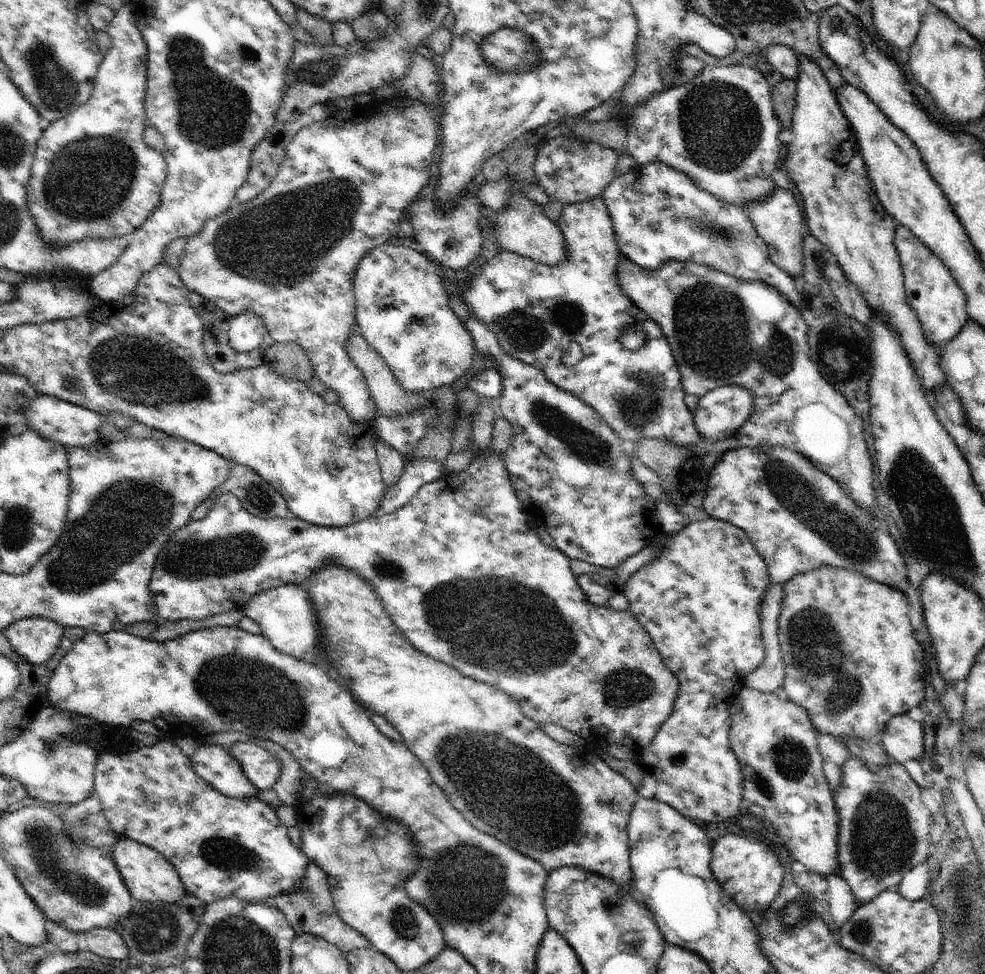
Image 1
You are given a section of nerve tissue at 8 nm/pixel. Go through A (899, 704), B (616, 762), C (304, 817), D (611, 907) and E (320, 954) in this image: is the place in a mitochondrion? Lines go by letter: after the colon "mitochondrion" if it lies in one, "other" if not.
A: other
B: other
C: other
D: mitochondrion
E: other

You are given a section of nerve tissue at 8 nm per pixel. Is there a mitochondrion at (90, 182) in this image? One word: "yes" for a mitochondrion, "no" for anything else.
yes

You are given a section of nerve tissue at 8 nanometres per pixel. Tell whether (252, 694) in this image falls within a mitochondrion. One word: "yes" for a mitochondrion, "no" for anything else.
yes

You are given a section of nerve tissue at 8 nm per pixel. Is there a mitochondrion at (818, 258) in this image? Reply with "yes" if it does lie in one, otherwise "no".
no

